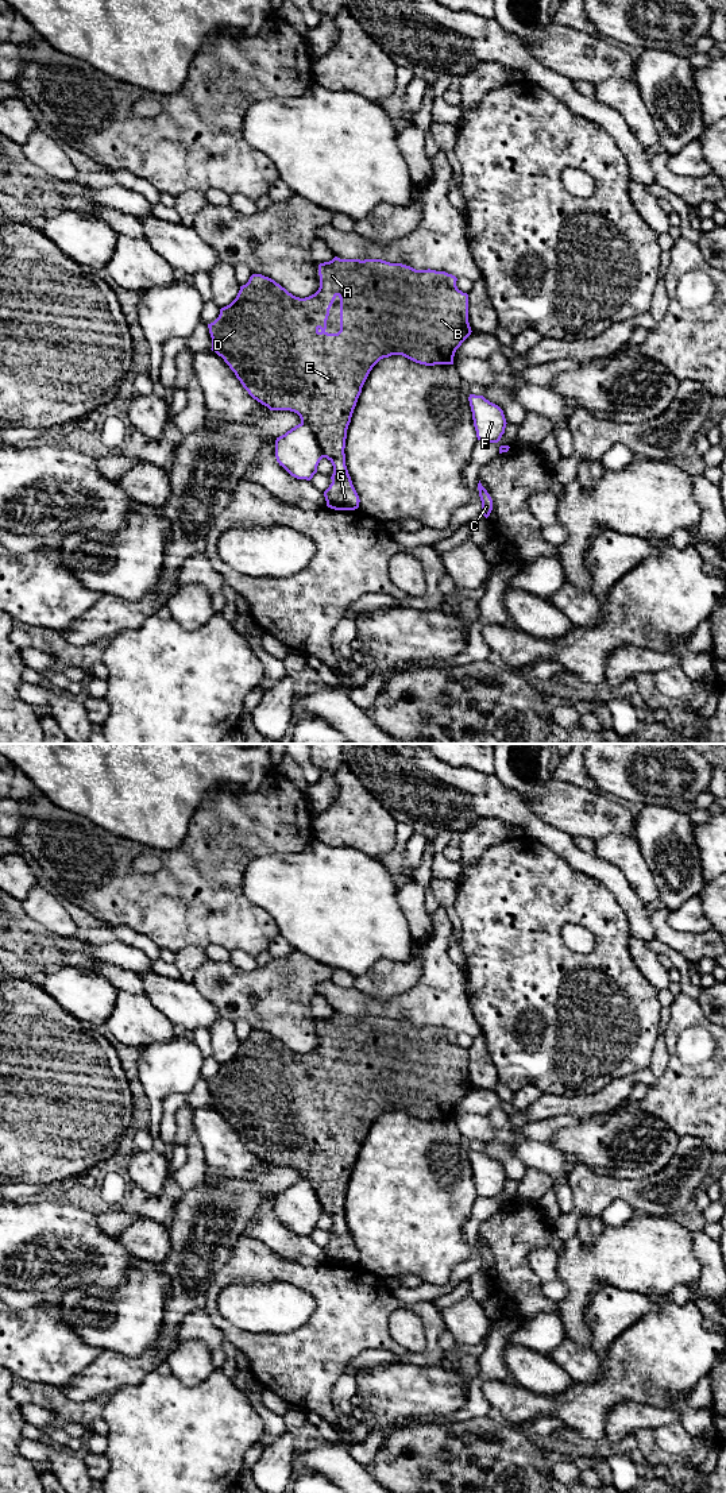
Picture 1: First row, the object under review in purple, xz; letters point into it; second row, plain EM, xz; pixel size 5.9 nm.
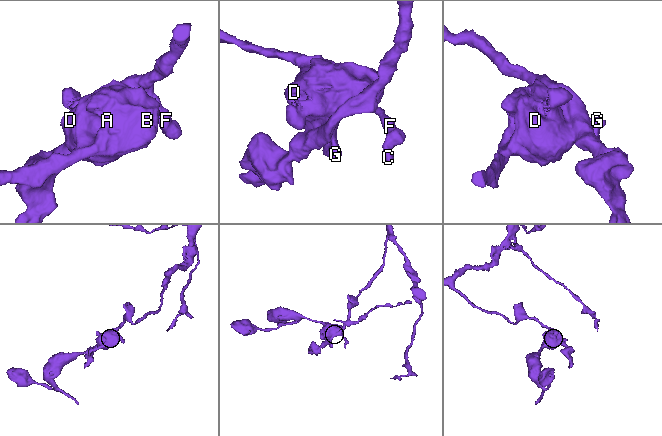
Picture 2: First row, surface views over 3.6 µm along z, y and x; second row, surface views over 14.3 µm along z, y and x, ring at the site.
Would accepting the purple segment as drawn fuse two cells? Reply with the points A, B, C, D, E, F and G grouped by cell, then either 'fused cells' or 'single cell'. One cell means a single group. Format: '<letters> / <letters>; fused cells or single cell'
A B D E G / C F; fused cells

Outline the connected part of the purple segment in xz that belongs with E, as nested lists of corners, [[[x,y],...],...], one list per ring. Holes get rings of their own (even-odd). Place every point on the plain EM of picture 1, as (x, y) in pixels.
[[[335,1012],[329,1018],[324,1018],[318,1021],[318,1031],[320,1031],[320,1043],[318,1046],[305,1054],[300,1054],[289,1049],[285,1043],[277,1039],[274,1035],[264,1033],[262,1030],[252,1030],[248,1038],[240,1042],[240,1046],[236,1054],[227,1062],[220,1065],[219,1073],[208,1080],[209,1089],[212,1093],[212,1107],[215,1107],[219,1112],[224,1115],[224,1118],[229,1122],[229,1124],[235,1129],[236,1134],[240,1137],[243,1143],[248,1147],[248,1150],[267,1162],[270,1166],[290,1166],[300,1172],[301,1178],[305,1178],[313,1187],[318,1201],[332,1222],[333,1230],[331,1232],[332,1239],[324,1247],[324,1253],[327,1257],[327,1262],[335,1266],[355,1266],[359,1264],[359,1251],[352,1241],[351,1232],[348,1230],[345,1222],[345,1195],[347,1185],[351,1178],[351,1173],[354,1165],[356,1162],[358,1154],[362,1149],[362,1143],[372,1126],[372,1123],[383,1114],[389,1114],[391,1111],[402,1111],[416,1119],[425,1122],[435,1120],[453,1120],[453,1112],[456,1106],[462,1102],[462,1099],[471,1091],[471,1083],[468,1079],[468,1050],[463,1049],[457,1045],[456,1037],[457,1034],[445,1027],[436,1026],[416,1026],[410,1022],[402,1019],[390,1019],[382,1015],[340,1015]],[[335,1054],[340,1054],[340,1087],[337,1089],[328,1089],[327,1076],[329,1072],[329,1065],[335,1057]]]

